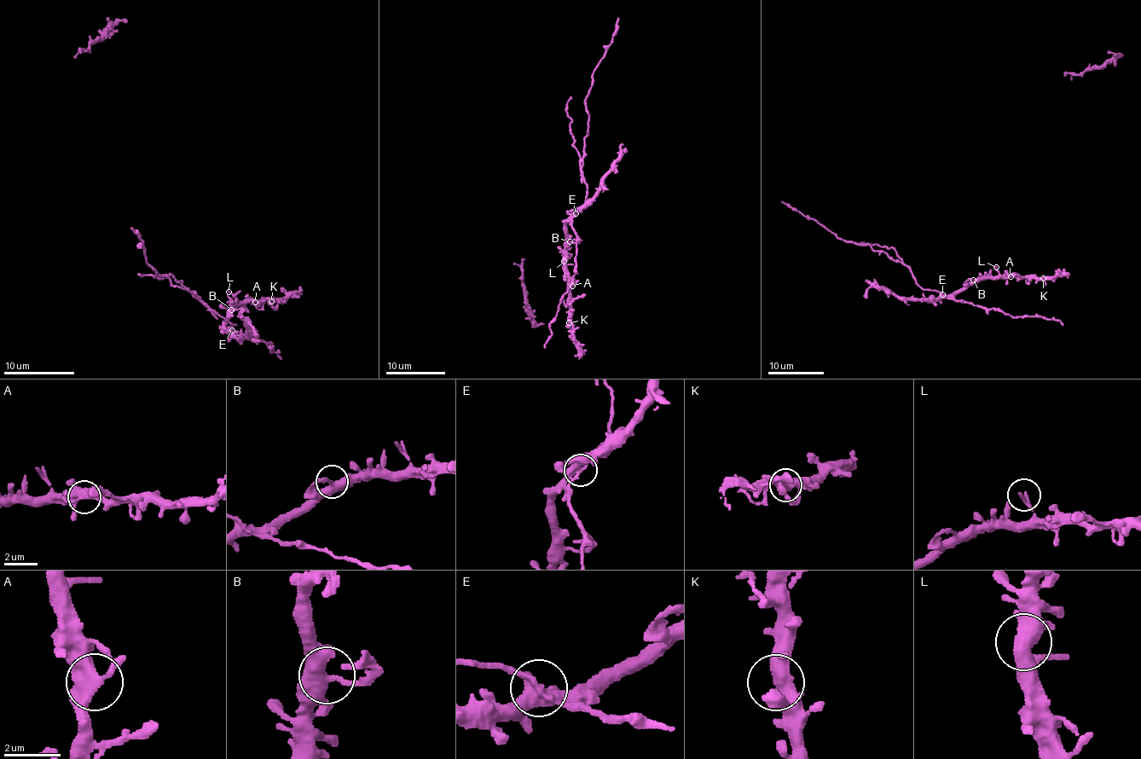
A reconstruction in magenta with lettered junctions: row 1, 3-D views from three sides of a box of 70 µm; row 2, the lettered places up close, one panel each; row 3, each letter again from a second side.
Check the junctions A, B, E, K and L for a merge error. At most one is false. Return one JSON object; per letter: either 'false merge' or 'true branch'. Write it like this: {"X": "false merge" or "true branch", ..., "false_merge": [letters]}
{"A": "true branch", "B": "true branch", "E": "false merge", "K": "true branch", "L": "true branch", "false_merge": ["E"]}

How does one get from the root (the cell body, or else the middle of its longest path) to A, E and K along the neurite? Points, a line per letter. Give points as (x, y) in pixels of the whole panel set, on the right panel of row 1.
A: (997, 267), (1001, 275), (1010, 276)
E: (997, 267), (997, 275), (977, 278), (952, 293), (943, 295)
K: (997, 267), (1001, 275), (1043, 278)

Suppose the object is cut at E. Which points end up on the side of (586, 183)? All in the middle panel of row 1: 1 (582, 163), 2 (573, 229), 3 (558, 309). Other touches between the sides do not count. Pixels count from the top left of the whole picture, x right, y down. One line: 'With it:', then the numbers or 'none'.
With it: 1, 2, 3

